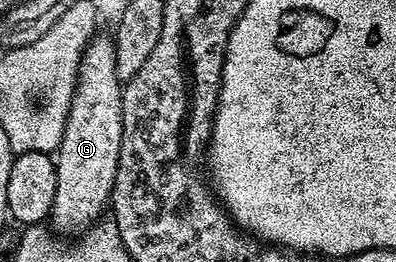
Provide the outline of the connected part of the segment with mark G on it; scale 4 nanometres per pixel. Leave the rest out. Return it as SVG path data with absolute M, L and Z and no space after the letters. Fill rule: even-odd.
M102 32L95 33L94 37L90 39L89 44L86 46L86 50L82 53L82 59L80 60L80 68L78 69L78 83L74 89L74 95L72 96L72 108L68 112L68 120L66 121L66 127L64 128L64 136L62 137L62 143L59 144L56 151L56 200L54 206L50 210L49 221L54 222L53 229L58 230L78 230L77 232L85 231L87 228L93 227L94 222L102 214L102 209L107 209L110 202L110 193L114 190L114 181L116 180L116 168L118 167L118 161L120 160L120 144L122 143L122 88L123 83L118 77L116 72L116 48L114 47L113 37L109 33L102 34Z

